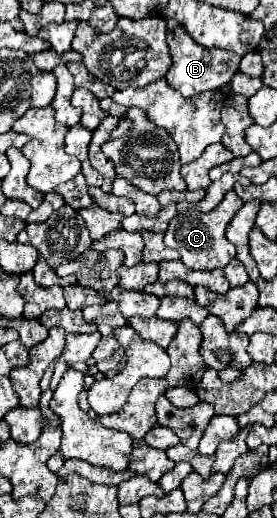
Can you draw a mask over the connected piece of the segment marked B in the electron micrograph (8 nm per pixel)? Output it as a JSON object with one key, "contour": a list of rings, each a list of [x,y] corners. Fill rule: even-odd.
{"contour":[[[174,18],[166,20],[166,28],[168,28],[166,36],[168,36],[168,46],[170,46],[170,56],[172,56],[172,66],[166,74],[166,80],[182,96],[192,98],[192,96],[198,96],[208,90],[218,90],[220,86],[224,86],[232,80],[232,74],[238,72],[240,56],[228,54],[224,50],[216,50],[216,48],[208,50],[208,48],[196,44],[190,38],[190,34],[186,32],[186,28],[180,26],[180,22],[176,22]]]}

